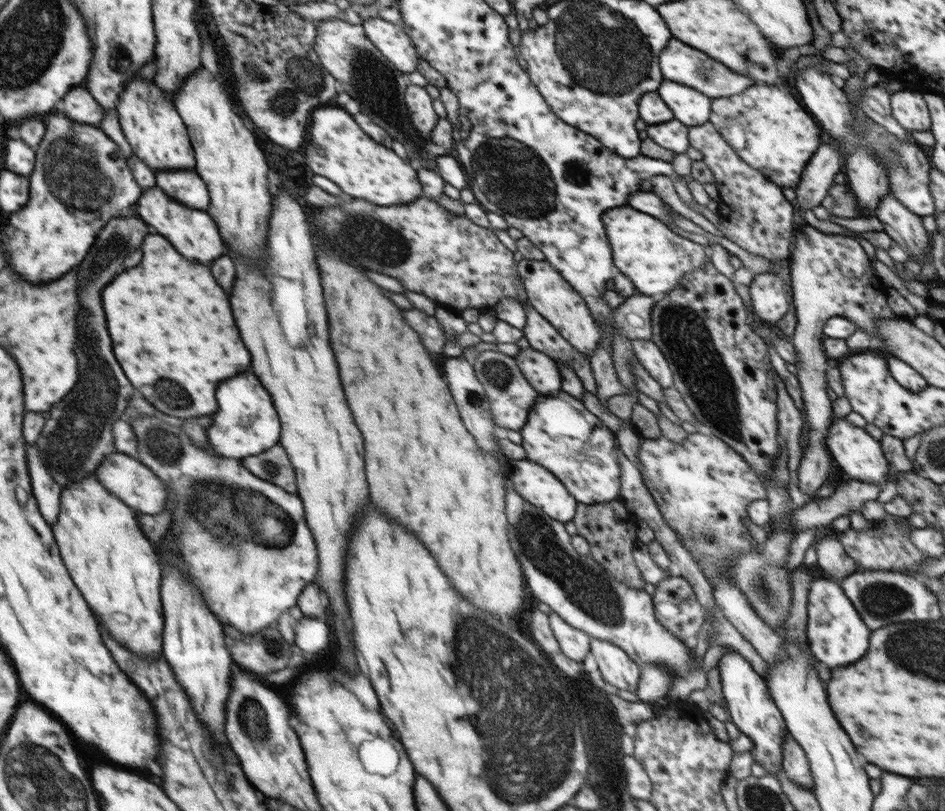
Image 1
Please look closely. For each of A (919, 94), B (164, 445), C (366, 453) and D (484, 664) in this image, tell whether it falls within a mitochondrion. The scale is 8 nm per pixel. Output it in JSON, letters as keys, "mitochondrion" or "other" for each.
{"A":"other","B":"mitochondrion","C":"other","D":"mitochondrion"}

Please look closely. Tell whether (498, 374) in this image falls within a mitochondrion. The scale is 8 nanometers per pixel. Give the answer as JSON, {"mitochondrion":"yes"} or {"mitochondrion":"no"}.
{"mitochondrion":"yes"}

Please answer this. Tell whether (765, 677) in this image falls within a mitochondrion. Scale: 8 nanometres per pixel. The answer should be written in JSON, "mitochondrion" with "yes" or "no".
{"mitochondrion":"no"}

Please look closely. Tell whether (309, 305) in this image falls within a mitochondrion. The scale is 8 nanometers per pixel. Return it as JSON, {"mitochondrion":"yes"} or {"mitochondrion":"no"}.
{"mitochondrion":"no"}

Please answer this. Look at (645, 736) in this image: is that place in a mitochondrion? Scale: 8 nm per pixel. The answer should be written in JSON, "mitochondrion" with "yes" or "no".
{"mitochondrion":"no"}

